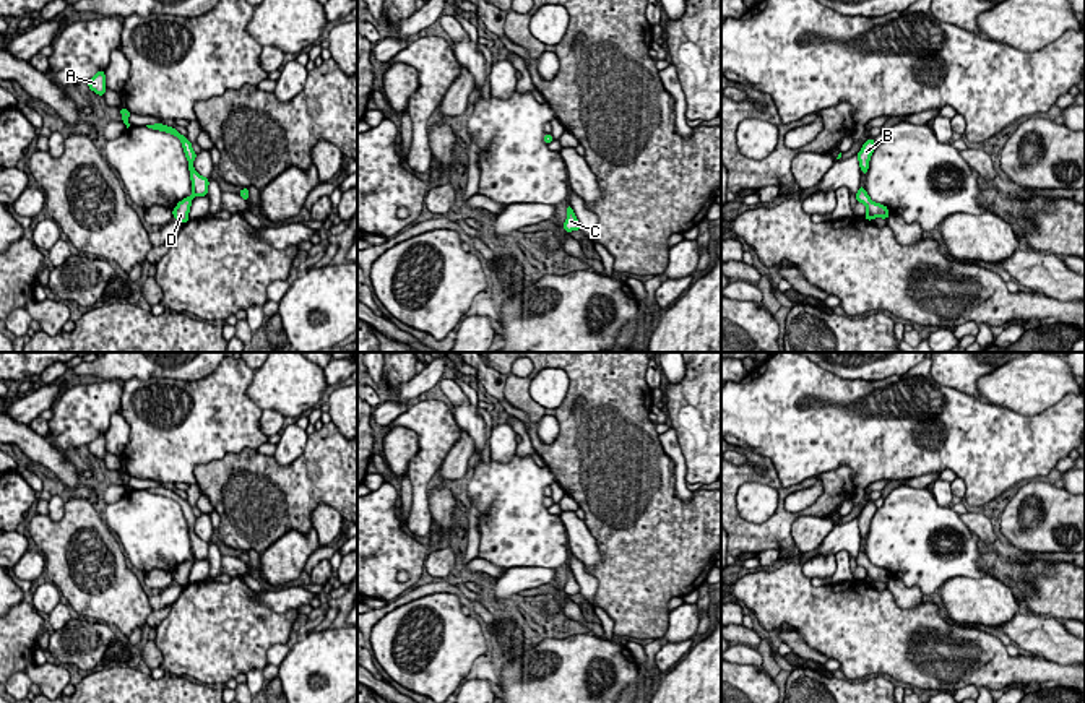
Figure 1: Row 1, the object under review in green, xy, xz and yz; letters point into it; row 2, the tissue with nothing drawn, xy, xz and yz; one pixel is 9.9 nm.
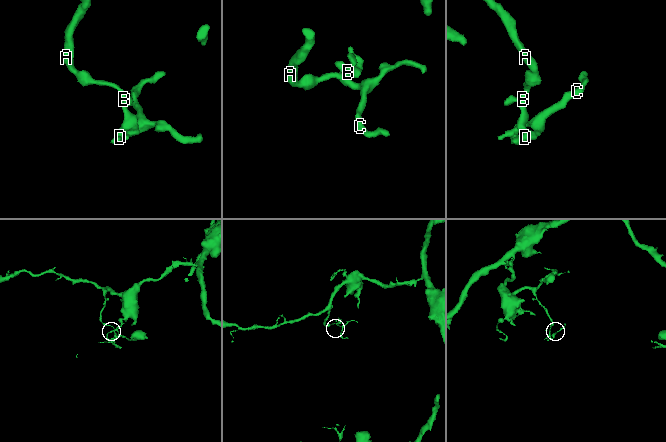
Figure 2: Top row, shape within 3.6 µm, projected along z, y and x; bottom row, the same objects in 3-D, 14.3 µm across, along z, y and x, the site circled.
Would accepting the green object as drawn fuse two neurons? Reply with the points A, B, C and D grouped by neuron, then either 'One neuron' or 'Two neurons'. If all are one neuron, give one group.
Groups: A B C D. One neuron

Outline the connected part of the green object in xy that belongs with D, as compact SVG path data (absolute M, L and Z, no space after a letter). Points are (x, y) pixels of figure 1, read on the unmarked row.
M154 487L154 489L146 489L146 490L151 494L171 497L182 505L182 511L184 511L185 521L188 524L188 534L190 534L192 555L193 557L190 560L184 562L182 565L179 565L177 570L172 573L172 578L177 584L180 584L184 588L190 583L188 576L190 576L192 563L195 560L206 560L208 559L210 544L206 541L201 541L195 534L193 524L197 521L197 516L193 515L192 507L187 503L187 500L180 498L174 490L167 490L162 487Z

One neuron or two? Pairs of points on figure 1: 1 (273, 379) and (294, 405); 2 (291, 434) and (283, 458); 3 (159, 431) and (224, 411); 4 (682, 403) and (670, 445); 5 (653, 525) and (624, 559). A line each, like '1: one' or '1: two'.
1: one
2: one
3: one
4: two
5: one

